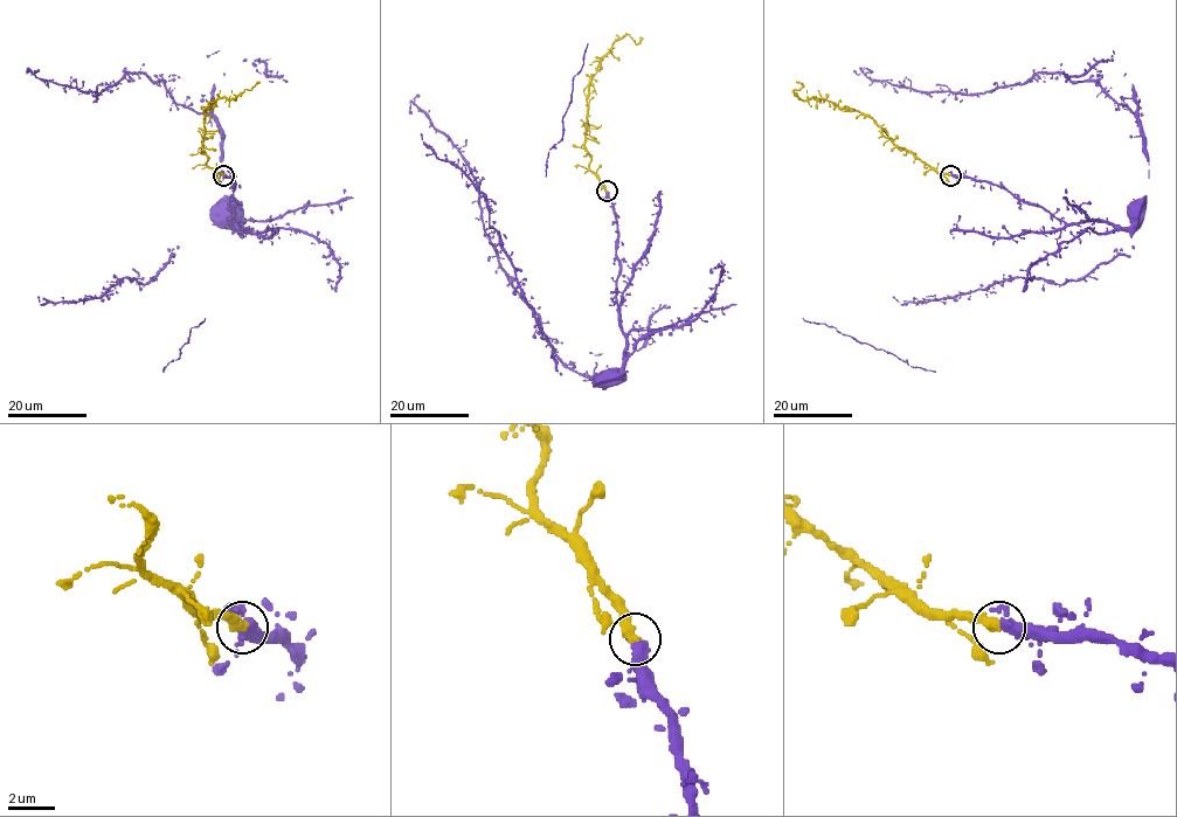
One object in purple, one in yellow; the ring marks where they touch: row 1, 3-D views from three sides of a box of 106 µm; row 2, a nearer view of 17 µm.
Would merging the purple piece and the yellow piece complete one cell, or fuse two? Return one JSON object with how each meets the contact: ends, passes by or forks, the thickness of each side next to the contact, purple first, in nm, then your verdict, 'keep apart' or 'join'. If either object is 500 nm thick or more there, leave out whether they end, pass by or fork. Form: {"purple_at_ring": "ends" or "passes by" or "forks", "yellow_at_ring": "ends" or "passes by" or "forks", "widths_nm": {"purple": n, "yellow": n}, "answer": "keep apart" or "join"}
{"purple_at_ring": "passes by", "yellow_at_ring": "ends", "widths_nm": {"purple": 360, "yellow": 440}, "answer": "join"}

